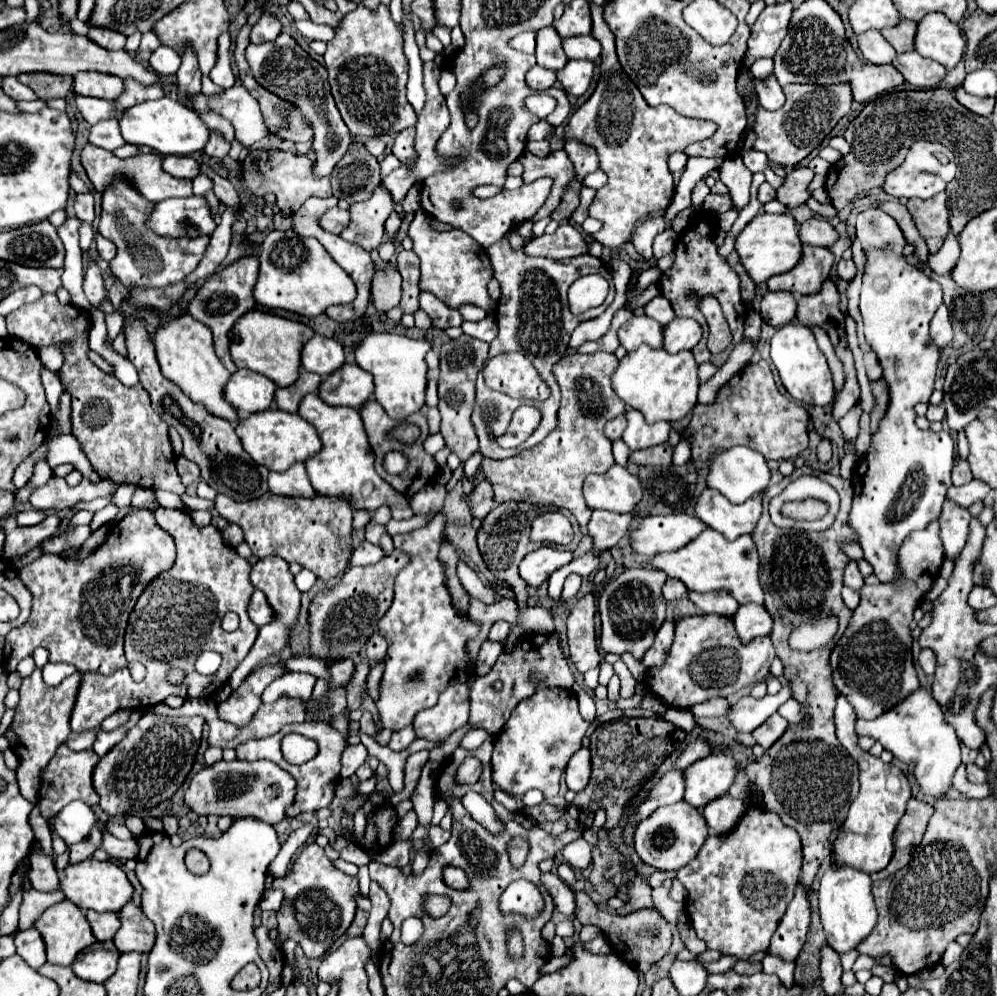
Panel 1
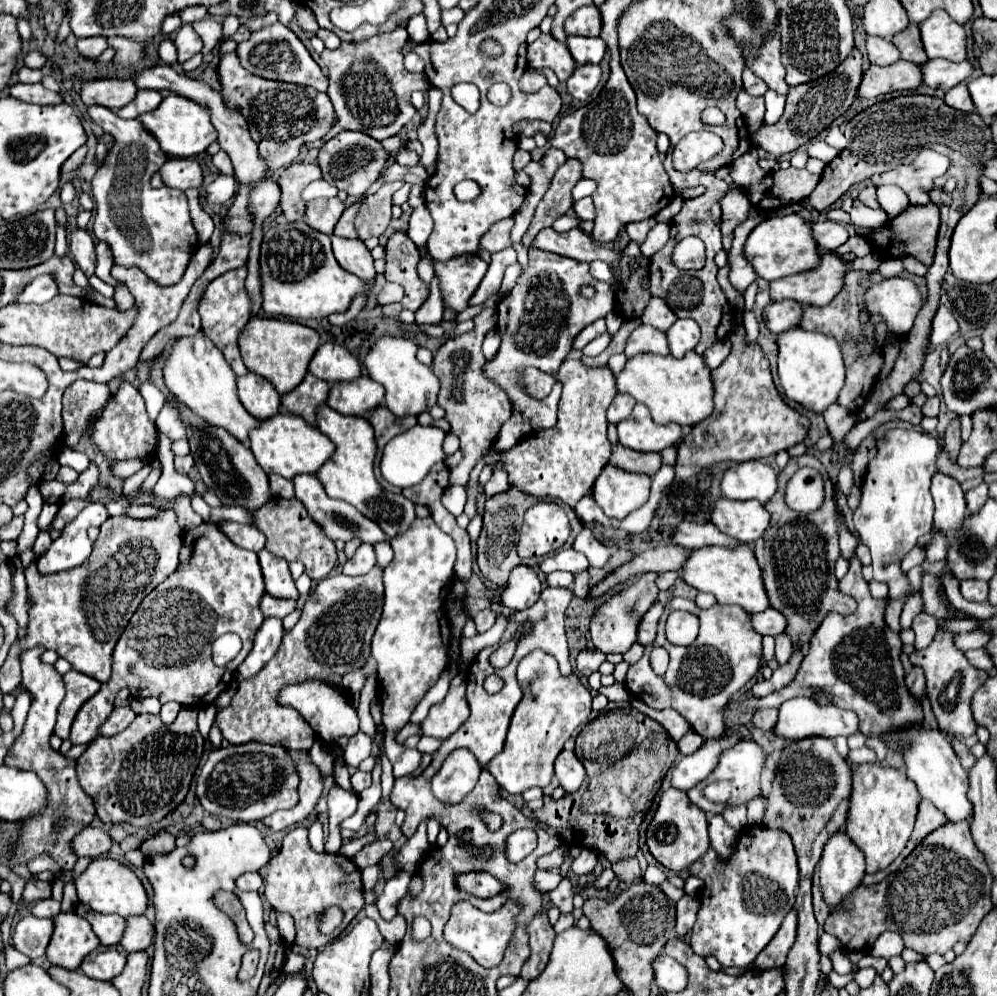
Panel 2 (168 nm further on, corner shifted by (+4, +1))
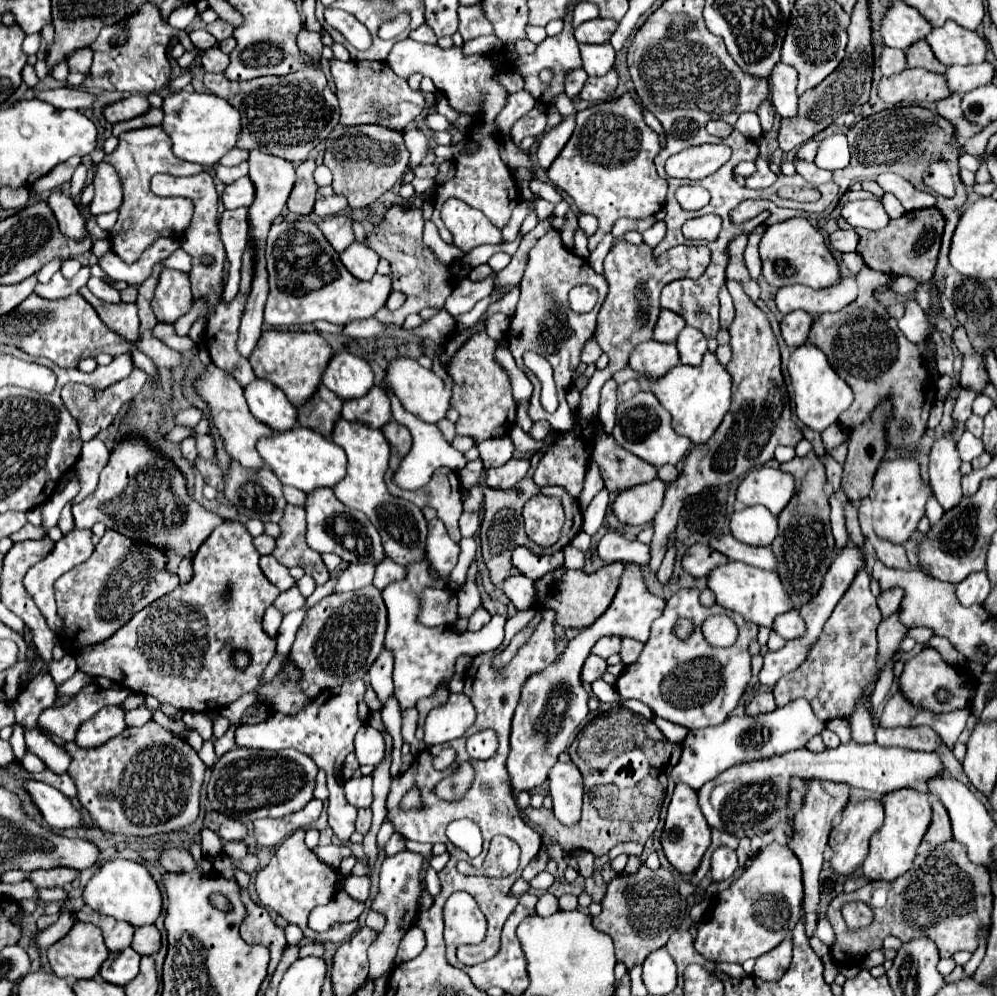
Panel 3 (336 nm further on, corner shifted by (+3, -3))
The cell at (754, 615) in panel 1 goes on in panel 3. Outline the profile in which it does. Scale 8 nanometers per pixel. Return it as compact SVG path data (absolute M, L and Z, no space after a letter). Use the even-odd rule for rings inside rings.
M787 611L785 615L777 615L771 629L775 633L779 633L783 639L795 639L797 635L803 635L805 623L803 623L799 611Z

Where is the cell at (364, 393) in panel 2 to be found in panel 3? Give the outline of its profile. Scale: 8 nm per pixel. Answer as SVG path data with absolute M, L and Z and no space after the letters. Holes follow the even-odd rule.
M371 387L369 395L363 395L361 399L347 399L343 403L341 417L347 421L363 423L373 429L381 429L385 423L391 421L391 405L385 389Z

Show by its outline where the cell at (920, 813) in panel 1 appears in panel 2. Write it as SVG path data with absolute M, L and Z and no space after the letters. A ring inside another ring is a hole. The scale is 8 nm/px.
M922 799L920 811L918 811L918 817L916 817L916 827L914 827L914 833L912 833L910 841L914 845L918 845L924 839L924 835L932 833L936 827L942 827L944 821L946 821L946 815L940 809L936 809L932 803Z

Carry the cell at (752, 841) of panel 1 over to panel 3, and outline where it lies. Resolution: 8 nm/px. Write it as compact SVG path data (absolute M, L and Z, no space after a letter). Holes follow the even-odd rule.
M773 841L753 857L739 879L713 899L709 917L697 925L695 949L709 961L743 965L747 959L757 959L791 935L801 919L801 899L799 859L787 845Z

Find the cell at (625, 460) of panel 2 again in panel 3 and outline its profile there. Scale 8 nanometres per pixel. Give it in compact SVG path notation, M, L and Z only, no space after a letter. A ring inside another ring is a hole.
M597 431L595 435L592 458L599 466L609 493L647 483L655 477L655 467L651 463L645 463L643 459L637 459L637 455L617 447L615 439L607 437L603 431Z

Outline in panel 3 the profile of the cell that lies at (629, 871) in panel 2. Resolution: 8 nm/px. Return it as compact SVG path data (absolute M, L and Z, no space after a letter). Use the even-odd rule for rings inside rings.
M619 843L619 845L615 845L611 851L609 851L609 859L615 859L617 855L621 855L621 853L625 853L625 855L641 855L643 853L643 845L639 845L639 843Z

